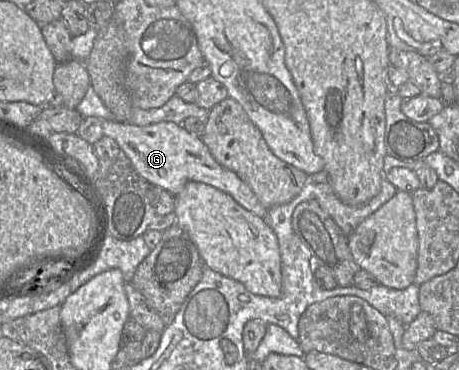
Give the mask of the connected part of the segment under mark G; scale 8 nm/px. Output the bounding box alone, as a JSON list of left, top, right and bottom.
[102,120,268,218]

